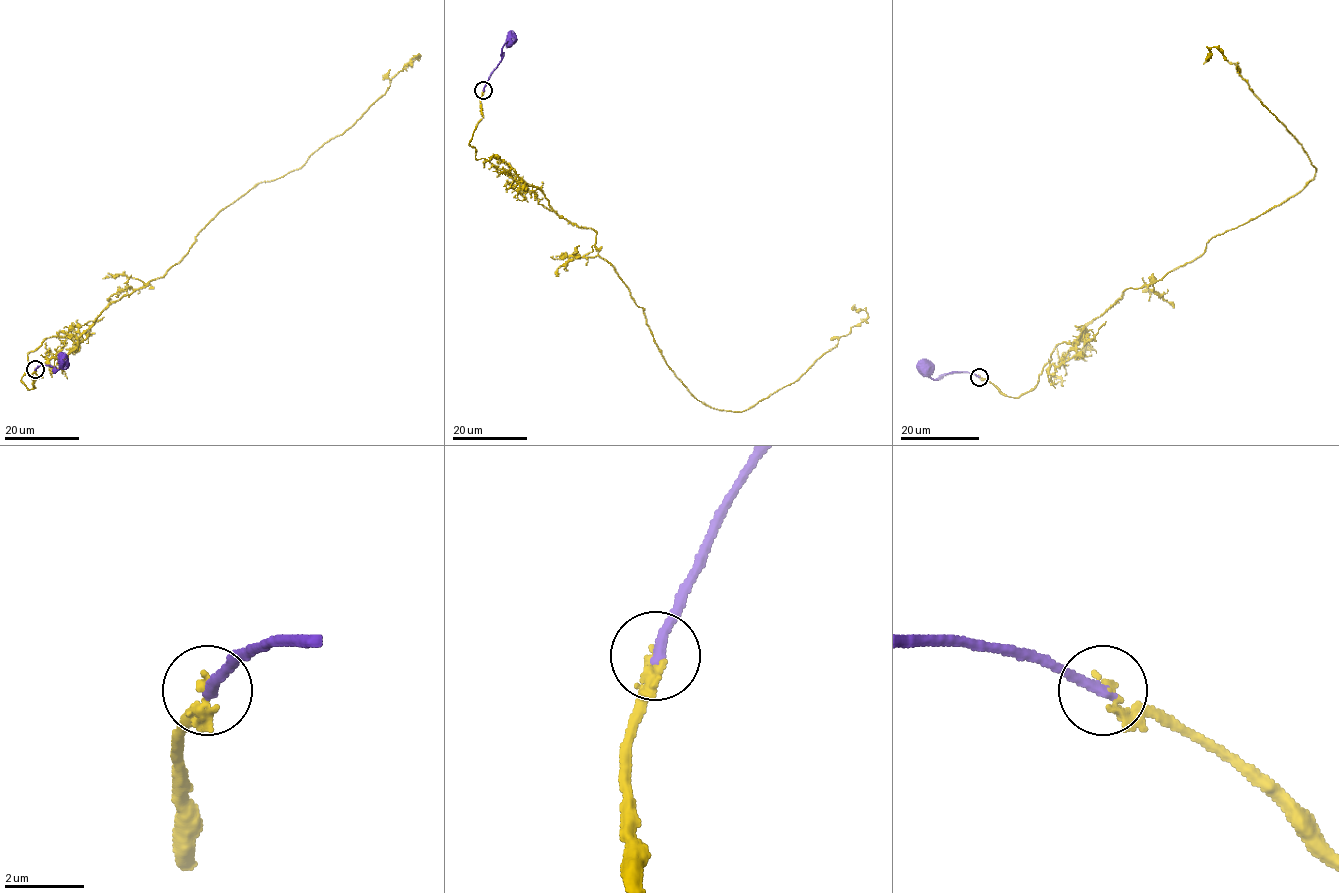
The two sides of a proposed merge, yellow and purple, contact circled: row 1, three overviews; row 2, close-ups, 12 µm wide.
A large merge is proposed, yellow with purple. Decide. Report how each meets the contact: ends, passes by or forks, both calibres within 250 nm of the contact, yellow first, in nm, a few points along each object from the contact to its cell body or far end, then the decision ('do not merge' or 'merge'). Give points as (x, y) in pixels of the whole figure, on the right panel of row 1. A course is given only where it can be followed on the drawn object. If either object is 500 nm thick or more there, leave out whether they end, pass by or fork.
yellow ends there; purple ends there; 180 nm thick on the yellow side, 260 nm on the other; yellow runs (979, 376), (1019, 397), (1129, 288), (1314, 177), (1237, 67), (1216, 47), (1203, 64); purple runs (979, 376), (970, 372), (951, 372), (932, 379), (926, 367); merge

